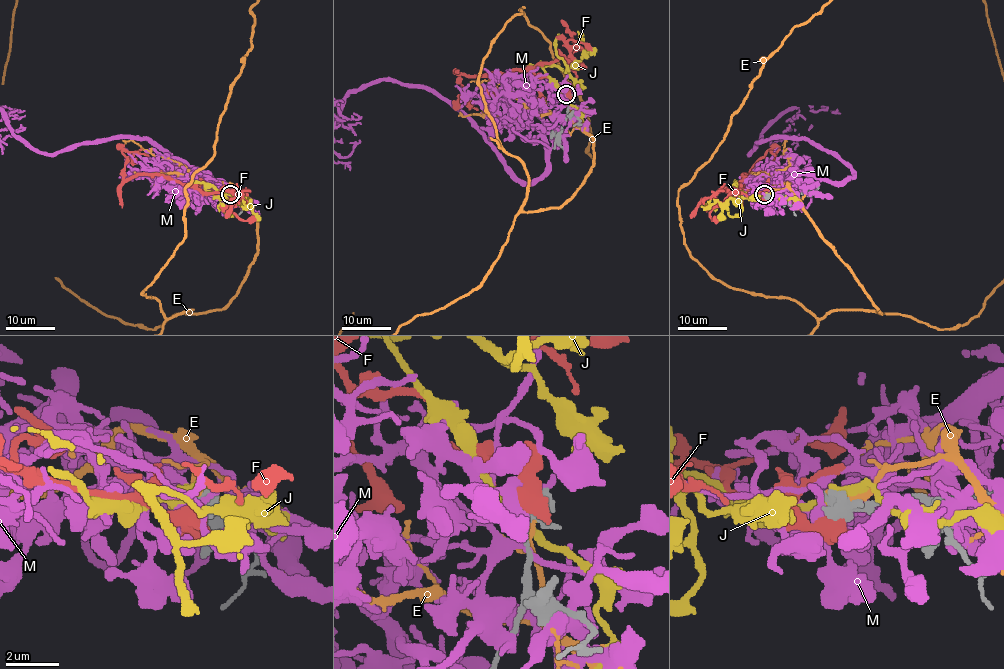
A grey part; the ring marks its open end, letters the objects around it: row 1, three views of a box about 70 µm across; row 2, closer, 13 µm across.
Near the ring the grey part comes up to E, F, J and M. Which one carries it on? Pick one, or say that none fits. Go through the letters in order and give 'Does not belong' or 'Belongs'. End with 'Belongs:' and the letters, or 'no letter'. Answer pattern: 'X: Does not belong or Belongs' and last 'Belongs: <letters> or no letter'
E: Does not belong
F: Does not belong
J: Does not belong
M: Does not belong
Belongs: no letter

